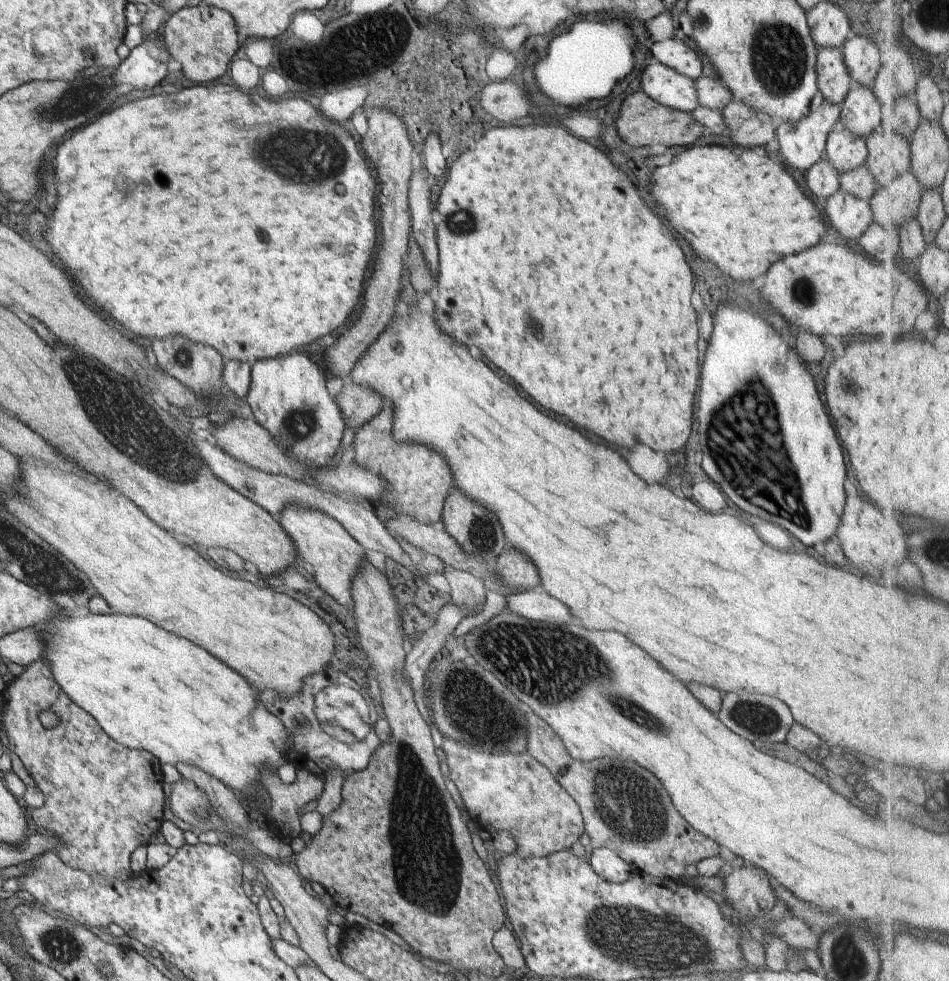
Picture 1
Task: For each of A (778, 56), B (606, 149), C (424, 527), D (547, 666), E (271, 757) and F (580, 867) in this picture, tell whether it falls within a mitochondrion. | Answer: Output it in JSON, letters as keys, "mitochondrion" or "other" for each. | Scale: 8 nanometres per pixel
{"A":"mitochondrion","B":"other","C":"other","D":"mitochondrion","E":"other","F":"other"}

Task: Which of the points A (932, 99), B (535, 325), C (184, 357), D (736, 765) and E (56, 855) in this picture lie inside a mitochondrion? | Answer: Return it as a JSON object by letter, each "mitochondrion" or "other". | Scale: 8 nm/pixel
{"A":"other","B":"mitochondrion","C":"mitochondrion","D":"other","E":"other"}

